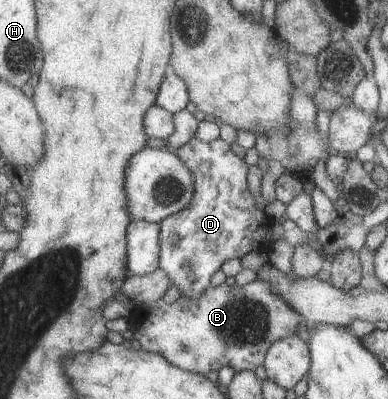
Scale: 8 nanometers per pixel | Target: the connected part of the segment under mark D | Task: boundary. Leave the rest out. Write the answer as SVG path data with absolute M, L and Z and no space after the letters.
M191 137L183 146L173 150L180 156L181 162L192 172L194 179L194 189L192 201L189 206L179 210L177 214L160 221L159 224L159 259L158 268L163 270L169 278L170 286L174 286L181 296L189 300L197 300L204 296L210 285L210 277L221 265L230 259L241 259L250 251L257 251L257 246L261 250L270 247L271 228L269 228L269 218L255 206L255 200L246 184L246 174L248 165L244 160L237 158L231 151L229 144L219 137L212 142L201 142L197 138Z

